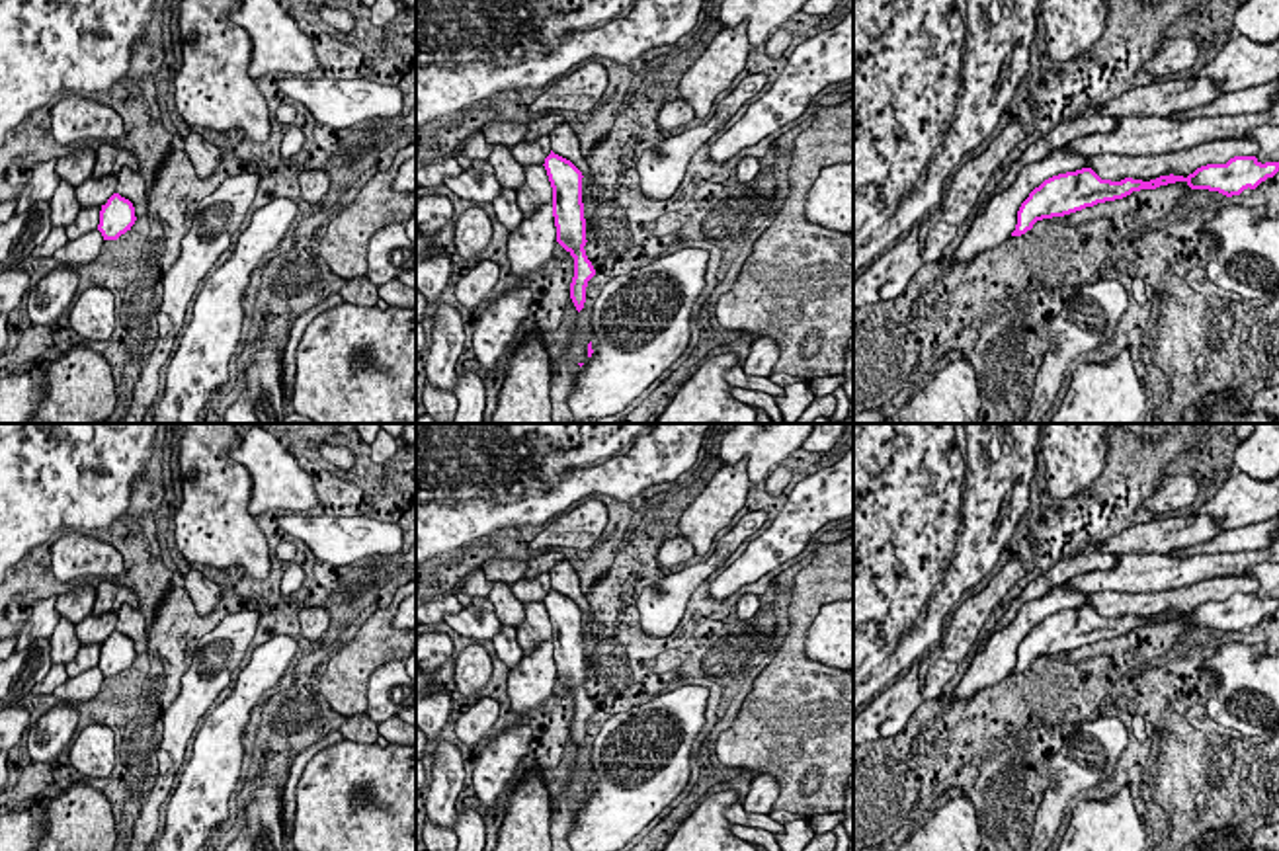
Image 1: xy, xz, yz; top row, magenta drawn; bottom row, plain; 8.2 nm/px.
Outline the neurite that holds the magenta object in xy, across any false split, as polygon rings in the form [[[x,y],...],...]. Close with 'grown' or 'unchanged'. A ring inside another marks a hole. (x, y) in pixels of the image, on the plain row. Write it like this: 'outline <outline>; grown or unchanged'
outline [[[113,630],[107,640],[102,642],[98,668],[103,677],[117,677],[121,671],[131,668],[135,658],[133,640],[119,630]]]; unchanged

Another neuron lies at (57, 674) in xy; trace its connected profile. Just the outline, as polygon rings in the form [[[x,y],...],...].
[[[55,664],[55,666],[49,669],[49,673],[45,675],[45,679],[39,681],[39,683],[31,689],[31,693],[33,693],[33,695],[53,695],[55,689],[57,689],[59,685],[62,685],[66,679],[68,679],[68,675],[66,675],[66,666],[64,666],[64,664]]]

